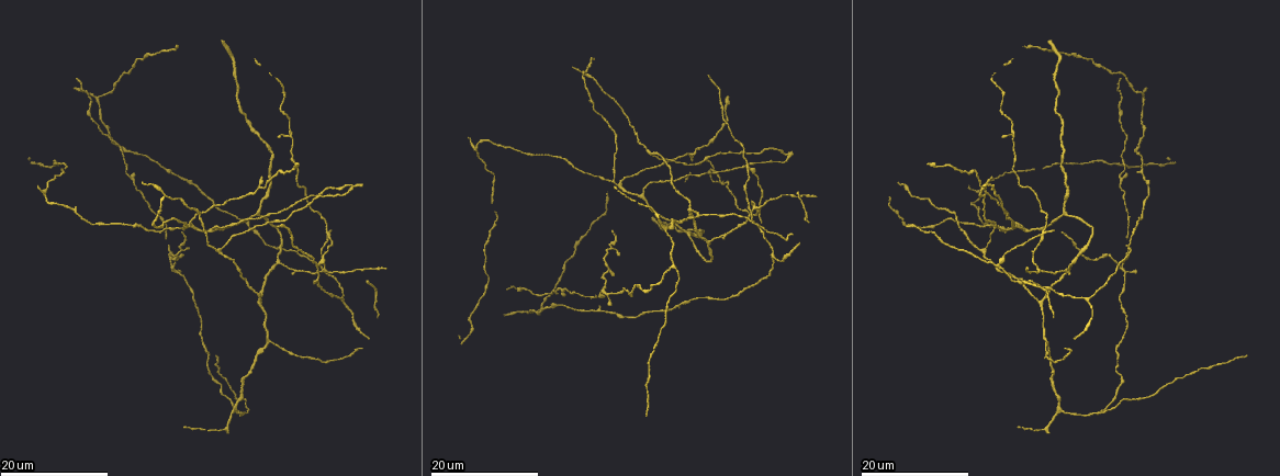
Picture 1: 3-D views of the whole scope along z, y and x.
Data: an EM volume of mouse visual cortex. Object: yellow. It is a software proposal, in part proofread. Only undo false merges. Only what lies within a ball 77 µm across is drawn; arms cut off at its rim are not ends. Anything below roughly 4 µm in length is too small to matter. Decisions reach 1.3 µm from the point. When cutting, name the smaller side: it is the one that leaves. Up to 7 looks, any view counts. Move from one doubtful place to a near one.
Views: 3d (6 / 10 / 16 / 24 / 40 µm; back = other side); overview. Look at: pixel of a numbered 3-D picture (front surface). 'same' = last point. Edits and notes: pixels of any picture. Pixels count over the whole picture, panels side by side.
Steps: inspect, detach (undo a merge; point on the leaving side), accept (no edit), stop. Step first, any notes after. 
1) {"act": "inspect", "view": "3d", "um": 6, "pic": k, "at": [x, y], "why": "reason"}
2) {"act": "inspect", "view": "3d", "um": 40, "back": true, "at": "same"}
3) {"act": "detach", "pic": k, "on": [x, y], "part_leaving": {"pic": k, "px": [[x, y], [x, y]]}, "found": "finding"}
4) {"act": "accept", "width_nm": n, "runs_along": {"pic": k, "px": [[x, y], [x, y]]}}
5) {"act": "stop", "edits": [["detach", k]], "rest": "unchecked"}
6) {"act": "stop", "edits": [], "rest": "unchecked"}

{"act": "inspect", "view": "3d", "um": 16, "pic": 1, "at": [641, 197], "why": "two arms in line, one across"}

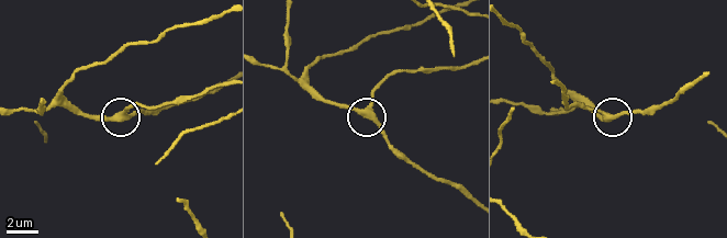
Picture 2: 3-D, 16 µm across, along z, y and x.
{"act": "inspect", "view": "3d", "um": 6, "pic": 2, "at": [113, 118]}

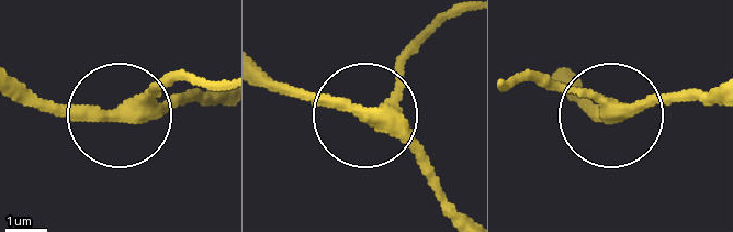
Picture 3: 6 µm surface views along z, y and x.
{"act": "accept", "side_arm_um": 35, "runs_along": {"pic": 3, "px": [[713, 89], [608, 106], [525, 81], [507, 89]]}, "found": "continuous, no second neuron"}

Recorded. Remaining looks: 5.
{"act": "inspect", "view": "3d", "um": 24, "pic": 1, "at": [604, 289], "why": "arms part here"}

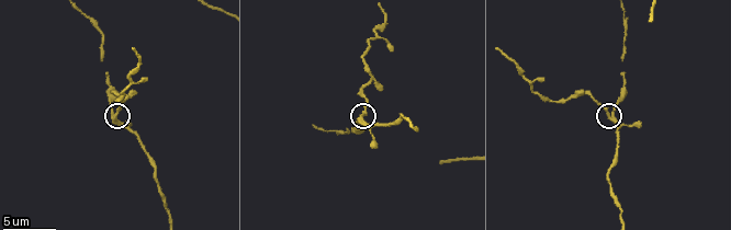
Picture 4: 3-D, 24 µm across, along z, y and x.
{"act": "inspect", "view": "3d", "um": 10, "pic": 4, "at": [609, 112], "why": "closer look"}

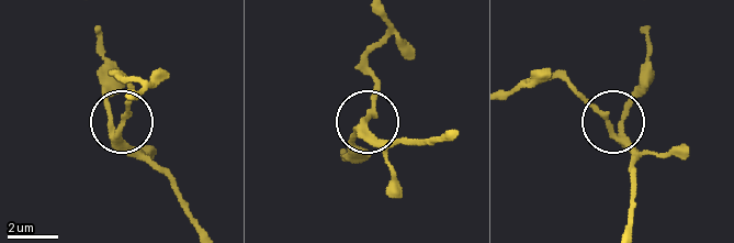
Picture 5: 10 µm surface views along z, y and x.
{"act": "accept", "arms": 3, "runs_along": {"pic": 5, "px": [[450, 132], [419, 139], [375, 132], [369, 113], [375, 72]]}, "found": "continuous, no second neuron"}

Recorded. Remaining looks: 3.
{"act": "inspect", "view": "3d", "um": 16, "pic": 1, "at": [281, 265], "why": "three-way junction"}

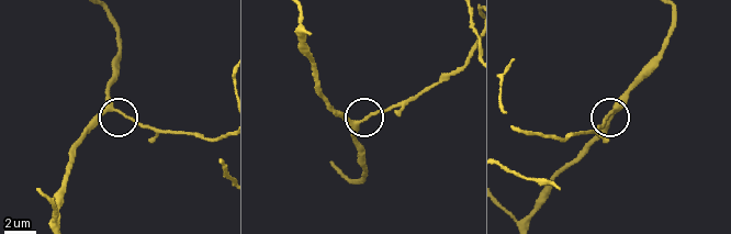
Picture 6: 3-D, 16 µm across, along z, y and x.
{"act": "inspect", "view": "3d", "um": 6, "pic": 6, "at": [115, 110]}

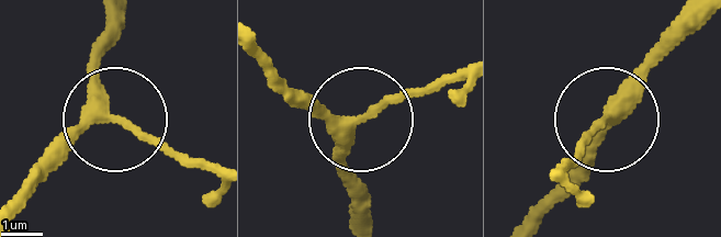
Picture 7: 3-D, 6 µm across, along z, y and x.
{"act": "inspect", "view": "3d", "um": 6, "back": true, "pic": 7, "at": [361, 118]}

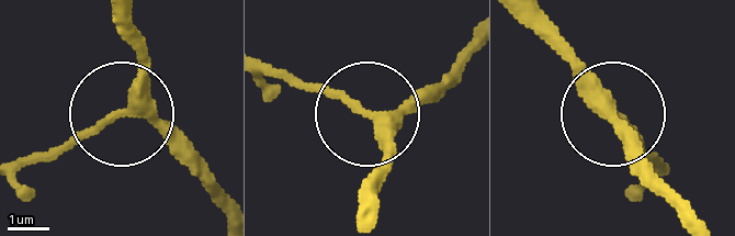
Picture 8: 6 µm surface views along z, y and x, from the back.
{"act": "accept", "runs_along": {"pic": 8, "px": [[272, 64], [376, 109], [458, 81]]}, "found": "continuous, no second neuron"}

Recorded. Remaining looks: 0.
{"act": "stop", "edits": [], "rest": "unchecked"}

